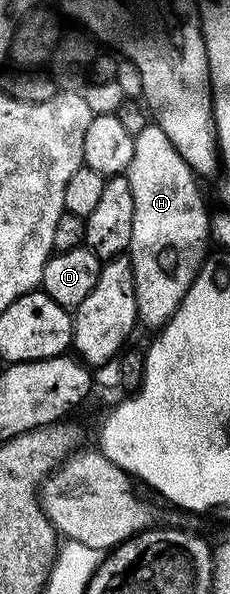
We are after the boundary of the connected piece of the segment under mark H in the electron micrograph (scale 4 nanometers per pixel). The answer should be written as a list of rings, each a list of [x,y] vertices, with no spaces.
[[[148,123],[135,138],[134,159],[130,159],[130,167],[126,174],[130,191],[134,191],[134,231],[127,256],[134,271],[136,315],[139,324],[156,331],[172,318],[174,311],[182,303],[186,291],[190,291],[194,279],[200,274],[200,267],[209,252],[207,249],[210,249],[208,240],[210,209],[204,206],[204,197],[200,194],[201,182],[186,163],[186,159],[178,155],[174,143],[170,143],[162,127]]]

